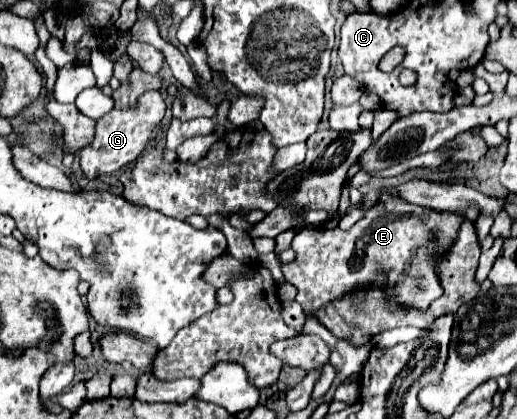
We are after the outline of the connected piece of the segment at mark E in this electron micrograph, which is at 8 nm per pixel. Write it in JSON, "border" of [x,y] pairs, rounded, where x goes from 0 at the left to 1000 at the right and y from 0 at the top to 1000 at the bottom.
{"border":[[[741,465],[737,484],[706,508],[698,527],[691,527],[675,551],[660,551],[656,542],[644,547],[582,547],[563,589],[571,594],[571,618],[563,628],[544,632],[547,661],[574,685],[574,718],[586,728],[590,742],[598,737],[617,737],[632,718],[644,718],[687,685],[702,680],[745,680],[749,709],[760,709],[768,723],[787,723],[795,733],[826,737],[834,718],[857,704],[853,675],[845,666],[845,623],[841,609],[861,604],[876,570],[884,570],[884,551],[892,537],[892,518],[884,518],[872,504],[841,504],[810,489],[795,489],[779,480],[768,465]]]}

